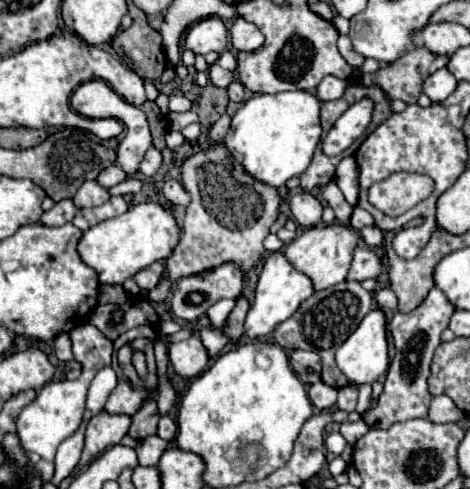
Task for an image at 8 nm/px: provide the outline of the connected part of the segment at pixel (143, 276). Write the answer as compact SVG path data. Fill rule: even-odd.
M156 261L156 263L152 263L150 267L138 271L132 279L138 283L138 287L150 291L150 289L154 289L154 287L160 283L162 275L164 275L164 265L162 265L160 261Z

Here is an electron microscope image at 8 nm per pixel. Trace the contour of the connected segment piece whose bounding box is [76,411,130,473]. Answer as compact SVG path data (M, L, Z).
M104 411L94 415L86 427L86 443L76 473L82 467L90 465L100 453L104 453L106 447L120 443L120 439L128 433L128 429L130 429L128 415L106 415Z

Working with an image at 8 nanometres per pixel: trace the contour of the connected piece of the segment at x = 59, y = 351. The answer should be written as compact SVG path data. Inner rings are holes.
M62 333L56 337L54 341L54 353L60 361L72 361L74 355L72 355L72 341L70 341L70 335L68 333Z

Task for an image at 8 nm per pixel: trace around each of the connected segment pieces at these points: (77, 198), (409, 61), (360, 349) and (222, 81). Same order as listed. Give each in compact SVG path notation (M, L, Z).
M86 181L78 193L74 195L74 205L78 209L86 209L86 207L96 207L96 205L102 205L106 199L110 199L110 193L108 189L104 187L98 187L96 181Z
M426 47L410 49L406 55L402 55L398 61L374 71L362 75L362 85L366 87L380 87L388 99L400 99L404 103L416 103L418 95L422 93L424 79L446 67L448 57L432 55L426 51Z
M372 309L358 329L344 341L344 345L336 351L336 365L346 375L348 387L360 389L366 383L378 381L388 369L388 343L386 343L386 319L380 309Z
M214 63L214 65L210 67L208 77L210 77L210 81L212 81L216 87L228 87L228 85L234 81L234 73L222 69L218 63Z

